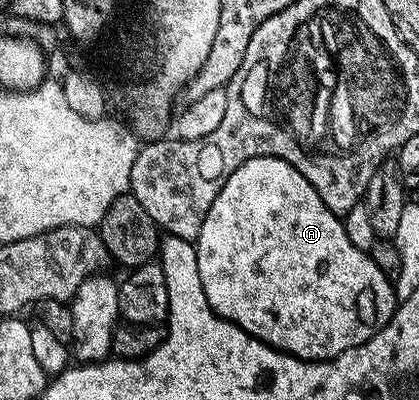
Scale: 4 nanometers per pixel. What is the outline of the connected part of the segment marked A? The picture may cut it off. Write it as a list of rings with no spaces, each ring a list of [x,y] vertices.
[[[252,158],[243,163],[223,184],[219,196],[215,196],[215,204],[211,204],[211,212],[203,220],[203,228],[199,232],[197,241],[197,255],[199,256],[199,280],[203,284],[203,292],[207,292],[207,304],[220,318],[226,318],[228,322],[234,322],[243,332],[255,336],[259,341],[268,346],[274,346],[284,354],[293,354],[297,358],[305,358],[308,362],[324,362],[338,358],[343,352],[347,352],[356,346],[363,346],[375,332],[379,332],[391,320],[394,310],[399,305],[399,299],[395,293],[394,283],[375,264],[375,260],[366,251],[355,248],[351,239],[347,237],[344,221],[311,188],[307,176],[293,167],[292,162],[286,158]]]

